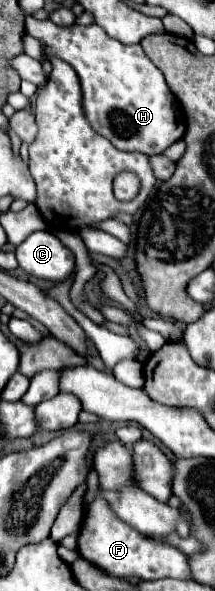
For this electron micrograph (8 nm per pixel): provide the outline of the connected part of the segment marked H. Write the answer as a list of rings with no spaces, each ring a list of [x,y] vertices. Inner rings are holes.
[[[27,17],[25,23],[27,23],[27,33],[31,37],[43,41],[49,55],[67,61],[75,69],[75,73],[81,81],[83,107],[85,107],[85,115],[87,115],[91,127],[97,133],[101,133],[103,137],[107,137],[117,149],[139,151],[145,155],[159,155],[169,145],[173,145],[175,141],[179,141],[185,135],[183,111],[181,111],[175,95],[167,87],[161,69],[157,65],[153,65],[153,61],[145,55],[141,45],[123,45],[117,39],[109,37],[105,33],[105,29],[95,23],[85,25],[85,27],[83,25],[61,27],[61,25],[55,25],[51,19],[35,19],[35,17]]]

